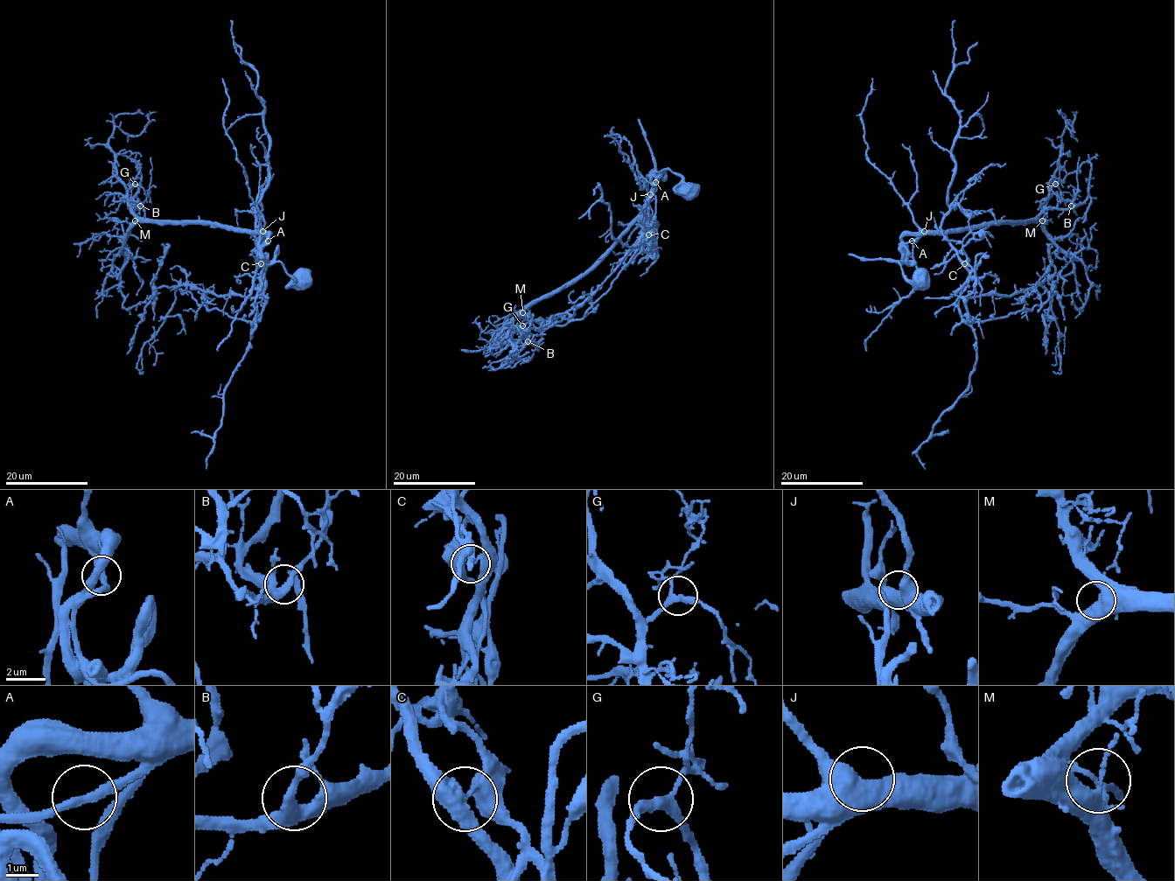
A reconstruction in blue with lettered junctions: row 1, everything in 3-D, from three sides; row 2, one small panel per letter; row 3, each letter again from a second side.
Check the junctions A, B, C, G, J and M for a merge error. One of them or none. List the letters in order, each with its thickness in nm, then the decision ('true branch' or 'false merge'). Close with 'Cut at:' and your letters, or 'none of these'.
A: 280 nm thick; true branch
B: 320 nm thick; true branch
C: 240 nm thick; false merge
G: 240 nm thick; true branch
J: 550 nm thick; true branch
M: 300 nm thick; true branch
Cut at: C

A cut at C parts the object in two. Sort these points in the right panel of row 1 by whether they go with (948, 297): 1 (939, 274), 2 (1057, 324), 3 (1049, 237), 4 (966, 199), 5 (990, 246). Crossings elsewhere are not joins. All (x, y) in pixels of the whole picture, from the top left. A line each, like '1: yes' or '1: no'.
1: no
2: yes
3: no
4: yes
5: no

